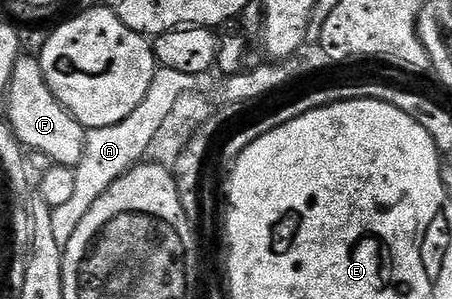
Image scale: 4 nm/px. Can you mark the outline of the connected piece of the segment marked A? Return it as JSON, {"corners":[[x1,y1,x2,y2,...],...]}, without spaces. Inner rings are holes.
{"corners":[[157,66,154,73,154,81,150,81,150,89,146,89,146,97,142,97,142,105,130,113,130,117,122,117,118,125,106,125,105,127,91,128,84,136,84,155,74,168,74,194,67,200,66,205,53,207,50,221,54,232,54,238,62,248,68,244,70,237,74,237,74,229,82,222,82,217,90,213,94,201,114,185,126,172,132,170,147,156,152,142,158,137,158,131,166,123,166,117,174,109,178,97,191,91,203,92,205,90,203,75,191,75,190,73,178,73,178,69,166,69]]}

